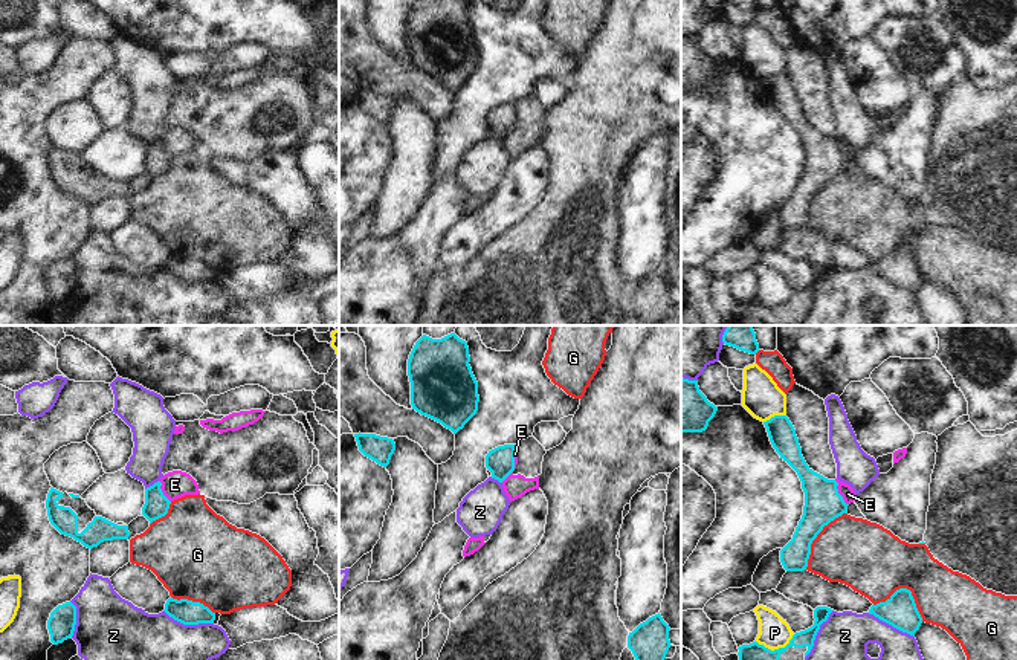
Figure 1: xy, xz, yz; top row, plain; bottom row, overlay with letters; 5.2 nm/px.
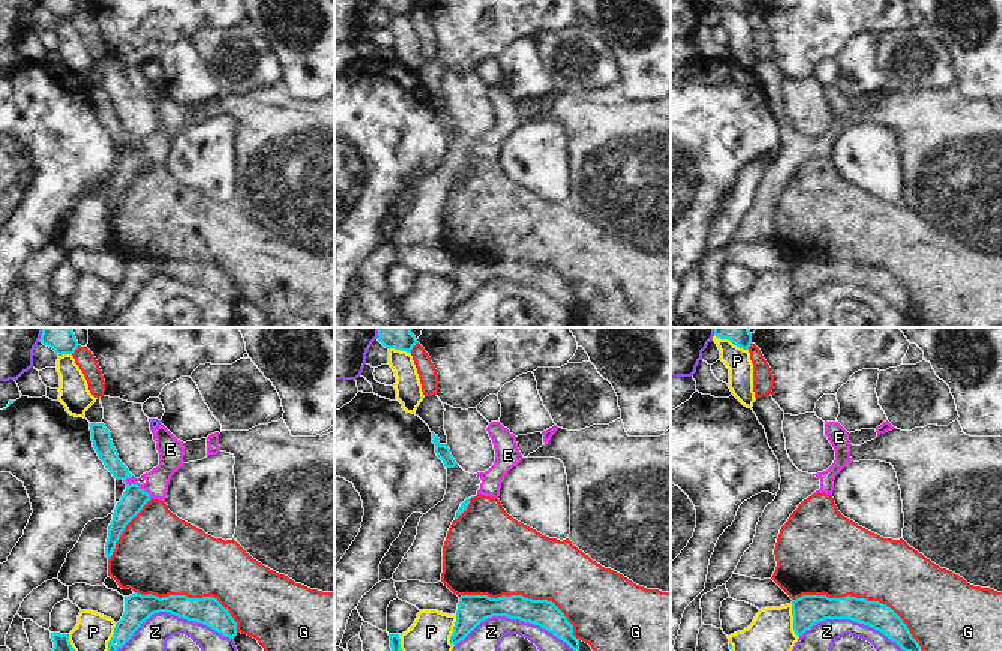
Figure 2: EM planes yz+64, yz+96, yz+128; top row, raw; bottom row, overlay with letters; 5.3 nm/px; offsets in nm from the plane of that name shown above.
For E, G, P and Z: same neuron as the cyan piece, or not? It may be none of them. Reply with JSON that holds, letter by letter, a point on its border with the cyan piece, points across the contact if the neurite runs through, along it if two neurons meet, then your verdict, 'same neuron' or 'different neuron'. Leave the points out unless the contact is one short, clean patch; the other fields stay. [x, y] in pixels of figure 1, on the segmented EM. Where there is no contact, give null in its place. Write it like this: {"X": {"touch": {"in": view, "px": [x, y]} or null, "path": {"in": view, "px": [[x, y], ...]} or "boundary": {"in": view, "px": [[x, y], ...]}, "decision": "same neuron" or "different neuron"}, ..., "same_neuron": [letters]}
{"E": {"touch": {"in": "yz", "px": [837, 492]}, "boundary": {"in": "yz", "px": [[834, 480], [839, 494], [848, 504]]}, "decision": "different neuron"}, "G": {"touch": {"in": "yz", "px": [906, 588]}, "decision": "different neuron"}, "P": {"touch": {"in": "yz", "px": [774, 416]}, "decision": "different neuron"}, "Z": {"touch": {"in": "xy", "px": [188, 624]}, "decision": "different neuron"}, "same_neuron": []}

